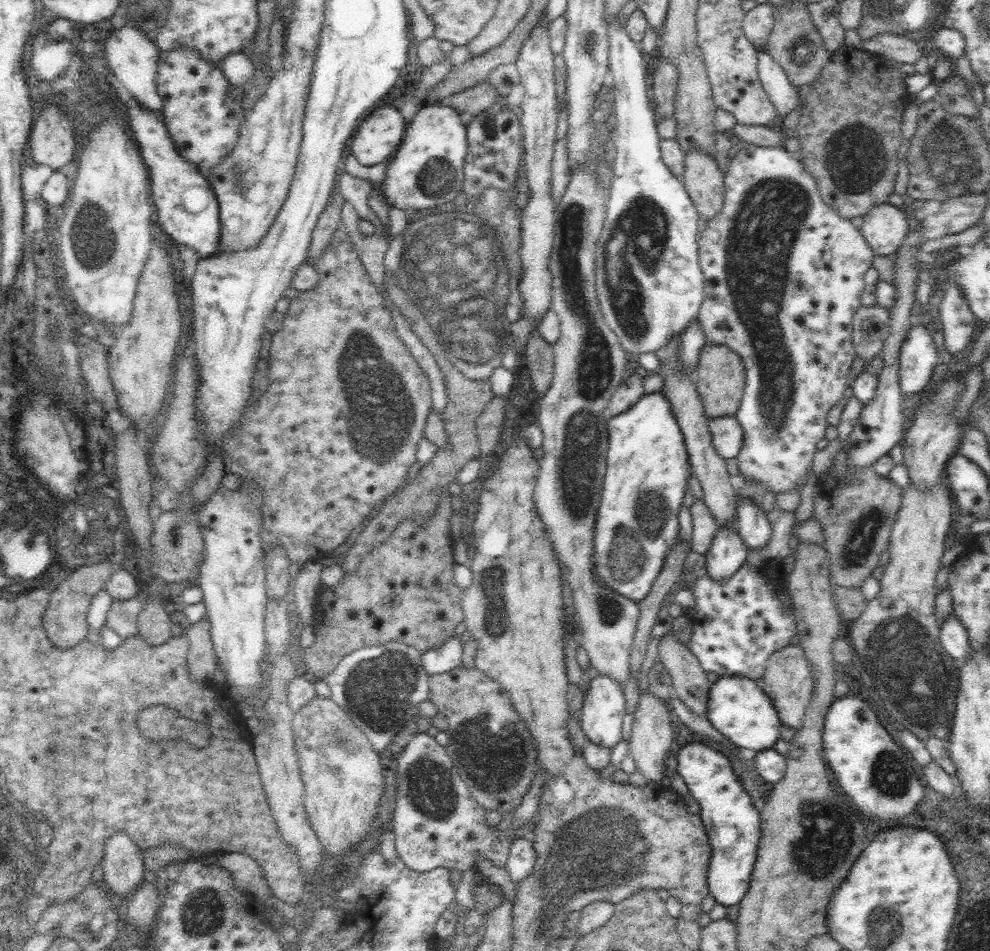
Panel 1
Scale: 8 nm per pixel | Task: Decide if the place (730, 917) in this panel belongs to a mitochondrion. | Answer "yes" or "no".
no

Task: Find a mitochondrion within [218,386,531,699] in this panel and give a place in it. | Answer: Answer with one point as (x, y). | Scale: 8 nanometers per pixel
(494, 594)

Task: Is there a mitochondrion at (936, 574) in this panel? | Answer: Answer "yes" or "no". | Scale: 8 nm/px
no

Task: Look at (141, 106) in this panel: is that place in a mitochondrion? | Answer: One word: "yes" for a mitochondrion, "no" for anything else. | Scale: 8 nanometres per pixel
no

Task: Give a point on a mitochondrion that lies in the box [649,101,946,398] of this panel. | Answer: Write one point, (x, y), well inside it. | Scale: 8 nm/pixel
(855, 160)

